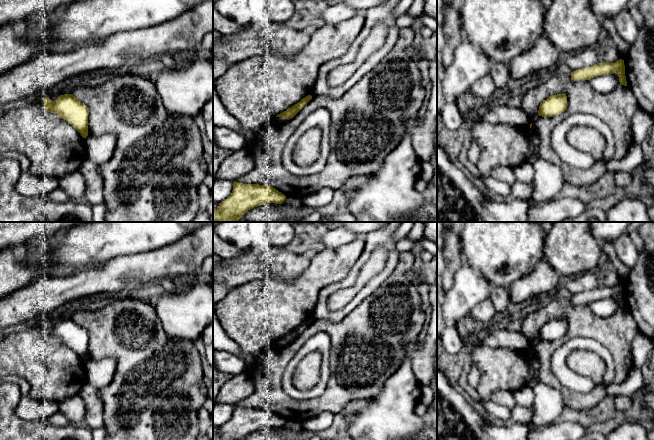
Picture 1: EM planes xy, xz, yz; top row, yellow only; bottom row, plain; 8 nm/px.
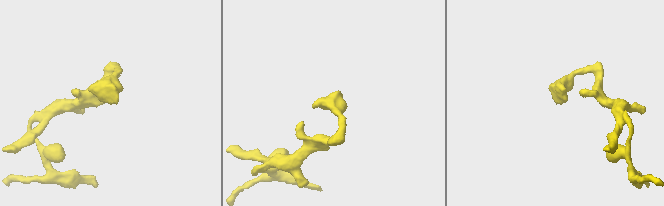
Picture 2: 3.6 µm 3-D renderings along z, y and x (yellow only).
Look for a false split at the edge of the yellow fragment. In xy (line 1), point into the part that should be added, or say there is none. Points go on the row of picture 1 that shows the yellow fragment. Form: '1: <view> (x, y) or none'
1: none

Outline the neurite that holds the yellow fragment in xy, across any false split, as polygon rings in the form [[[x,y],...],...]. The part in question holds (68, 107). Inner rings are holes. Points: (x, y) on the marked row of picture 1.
[[[73,94],[60,95],[54,101],[48,97],[42,99],[47,112],[57,113],[71,124],[83,138],[88,136],[88,107]]]

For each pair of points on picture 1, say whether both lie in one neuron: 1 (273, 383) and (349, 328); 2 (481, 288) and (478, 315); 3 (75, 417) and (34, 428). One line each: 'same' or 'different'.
1: same
2: different
3: different

